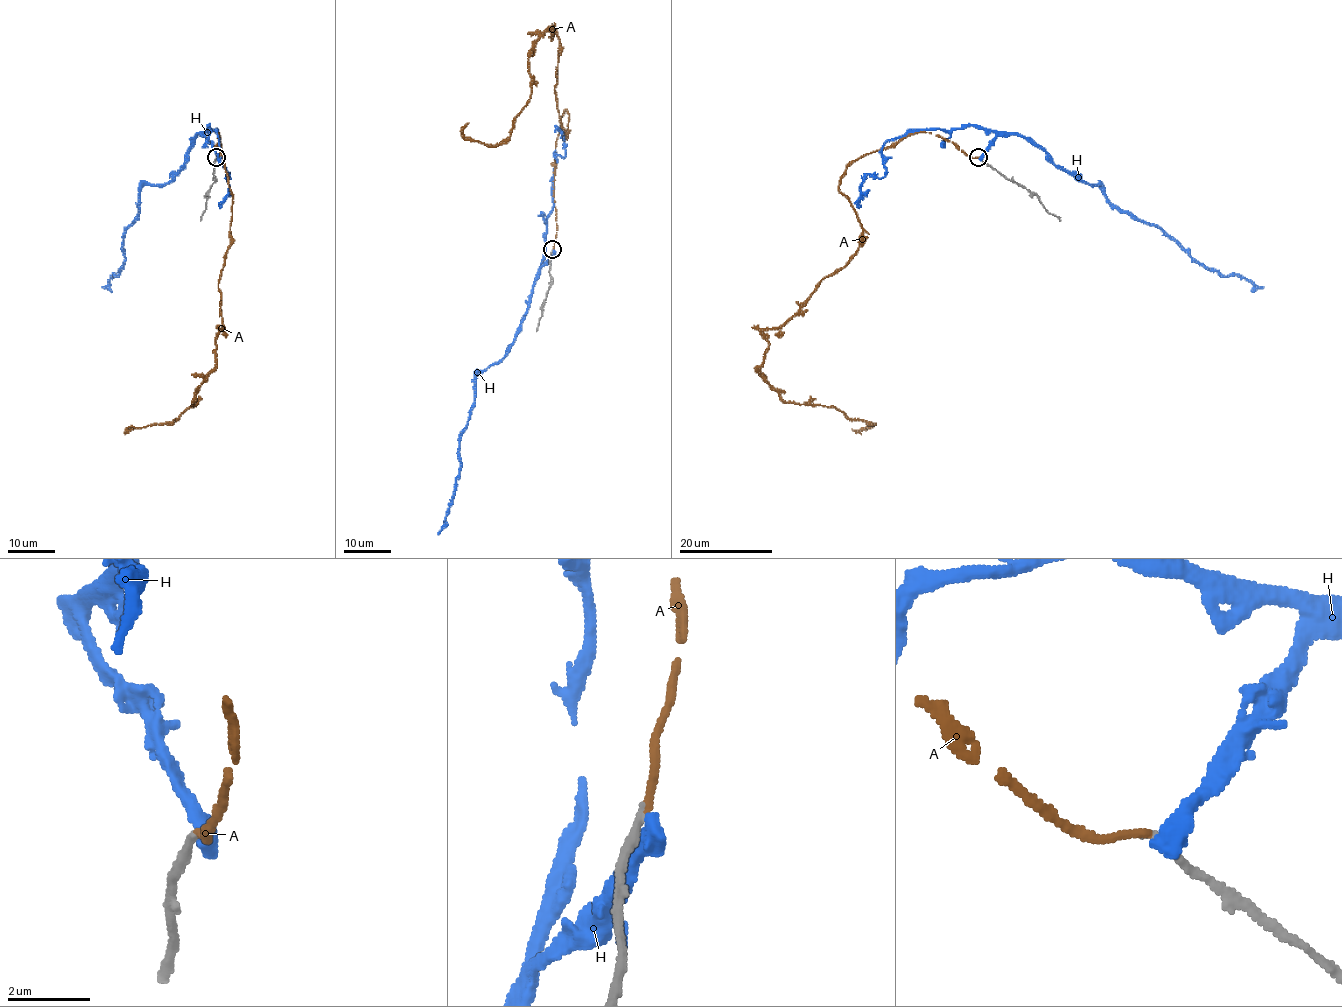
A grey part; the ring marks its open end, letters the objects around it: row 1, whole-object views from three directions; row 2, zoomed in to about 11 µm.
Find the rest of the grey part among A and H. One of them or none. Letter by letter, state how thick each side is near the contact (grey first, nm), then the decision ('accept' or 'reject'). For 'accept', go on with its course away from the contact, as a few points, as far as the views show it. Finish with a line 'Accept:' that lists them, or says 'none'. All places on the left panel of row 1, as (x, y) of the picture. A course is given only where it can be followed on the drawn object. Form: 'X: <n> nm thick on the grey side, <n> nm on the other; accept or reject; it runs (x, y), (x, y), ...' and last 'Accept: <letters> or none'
A: 240 nm thick on the grey side, 180 nm on the other; accept; it runs (217, 158), (218, 132), (233, 199), (216, 365), (193, 406), (133, 430)
H: 240 nm thick on the grey side, 550 nm on the other; reject
Accept: A

